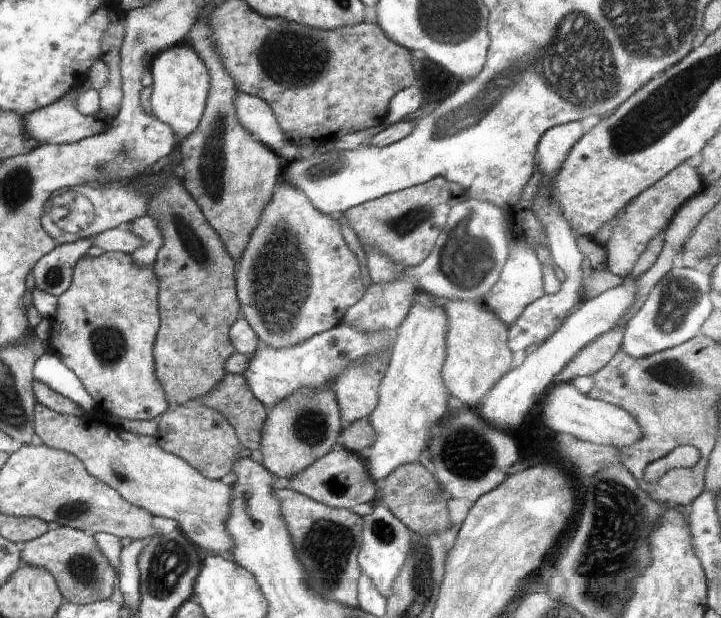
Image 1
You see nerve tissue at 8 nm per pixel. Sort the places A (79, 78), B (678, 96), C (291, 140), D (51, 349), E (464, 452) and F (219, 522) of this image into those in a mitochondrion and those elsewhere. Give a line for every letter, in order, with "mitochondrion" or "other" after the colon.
A: other
B: mitochondrion
C: other
D: other
E: mitochondrion
F: other

